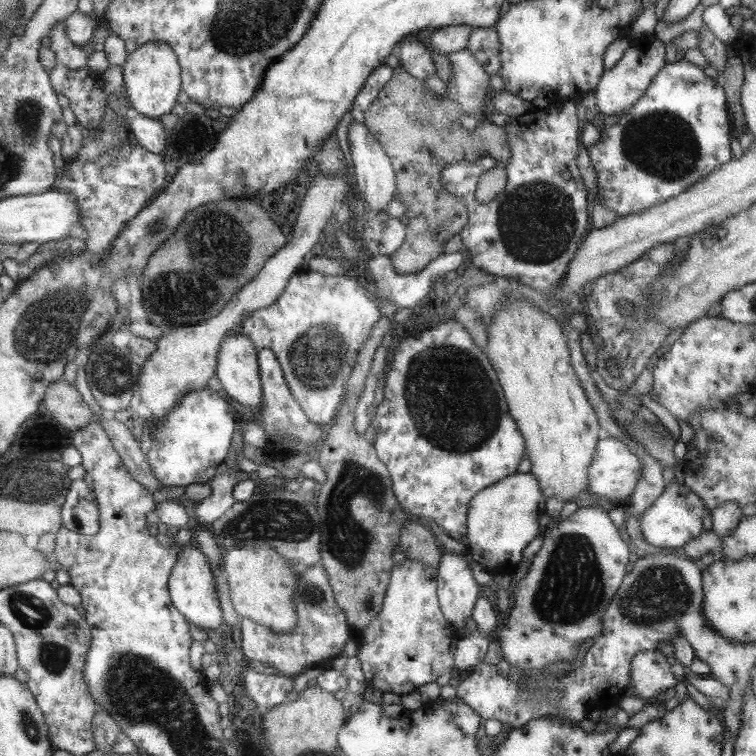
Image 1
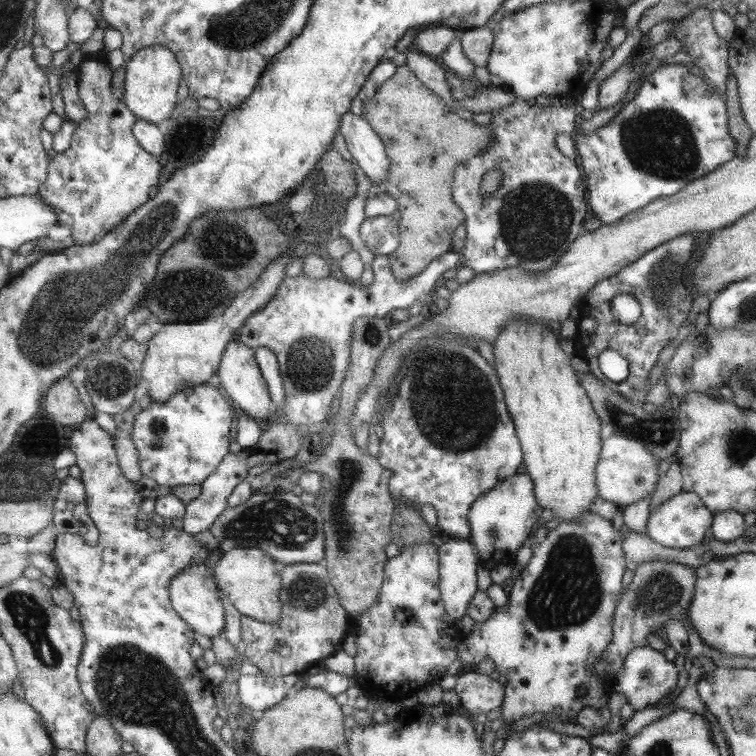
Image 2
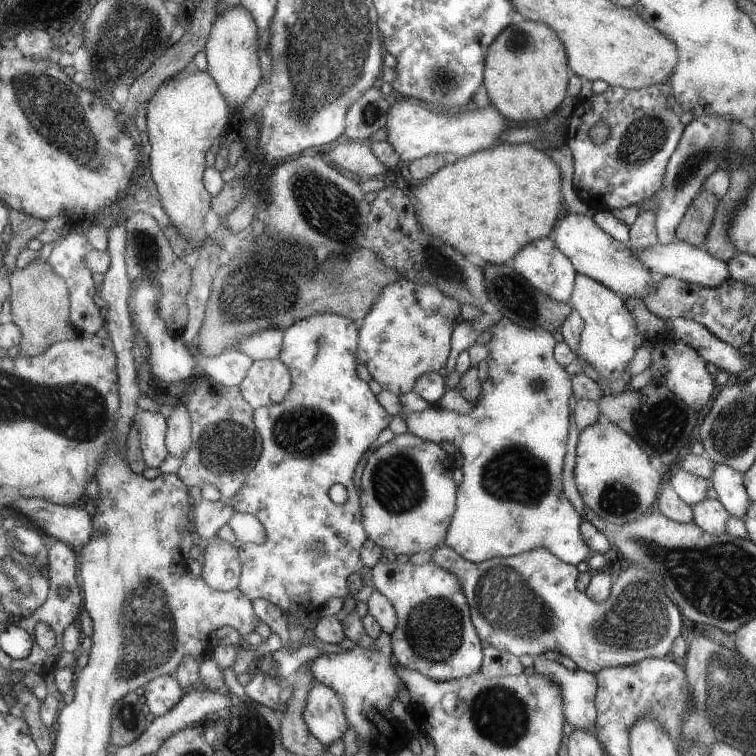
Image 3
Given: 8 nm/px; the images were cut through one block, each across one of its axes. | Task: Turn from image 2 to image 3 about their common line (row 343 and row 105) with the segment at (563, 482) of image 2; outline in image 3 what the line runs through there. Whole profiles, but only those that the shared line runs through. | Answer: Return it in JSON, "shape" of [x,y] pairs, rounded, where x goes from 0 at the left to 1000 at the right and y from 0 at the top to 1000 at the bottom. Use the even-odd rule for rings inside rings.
{"shape":[[[692,25],[668,37],[651,56],[640,77],[639,112],[657,148],[672,156],[676,164],[716,159],[724,151],[729,152],[729,148],[747,130],[747,114],[753,106],[750,101],[751,74],[747,74],[747,67],[746,57],[735,46],[735,41],[721,32]]]}

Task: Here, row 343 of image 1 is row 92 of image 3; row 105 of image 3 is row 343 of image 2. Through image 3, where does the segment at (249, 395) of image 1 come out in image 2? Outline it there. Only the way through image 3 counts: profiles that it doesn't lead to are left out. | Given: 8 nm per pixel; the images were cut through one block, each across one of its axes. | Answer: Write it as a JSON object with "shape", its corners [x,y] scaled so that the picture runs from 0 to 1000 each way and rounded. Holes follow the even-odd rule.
{"shape":[[[316,451],[303,452],[303,456],[298,458],[296,471],[292,472],[287,497],[292,515],[298,516],[298,521],[303,521],[317,545],[347,561],[356,557],[358,552],[356,544],[361,541],[360,529],[356,528],[354,507],[344,493],[344,485],[340,484],[337,475],[337,463],[333,459],[324,458],[324,454]]]}

